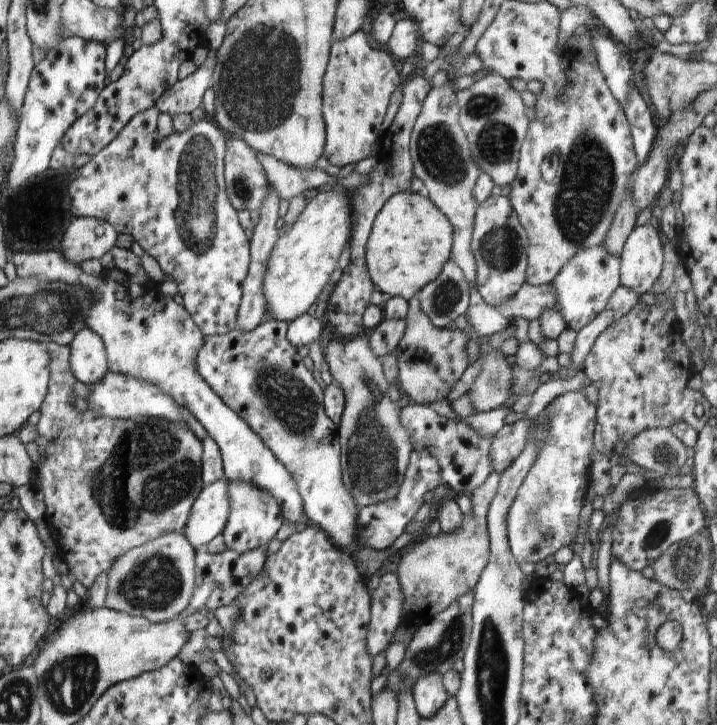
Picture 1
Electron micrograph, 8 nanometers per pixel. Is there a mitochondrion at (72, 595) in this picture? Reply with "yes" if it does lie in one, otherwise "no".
no

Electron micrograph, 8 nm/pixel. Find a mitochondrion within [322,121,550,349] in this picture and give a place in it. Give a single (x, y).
(501, 247)

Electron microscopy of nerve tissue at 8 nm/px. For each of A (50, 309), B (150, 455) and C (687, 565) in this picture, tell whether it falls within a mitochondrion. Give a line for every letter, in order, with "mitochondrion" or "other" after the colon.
A: mitochondrion
B: mitochondrion
C: mitochondrion

